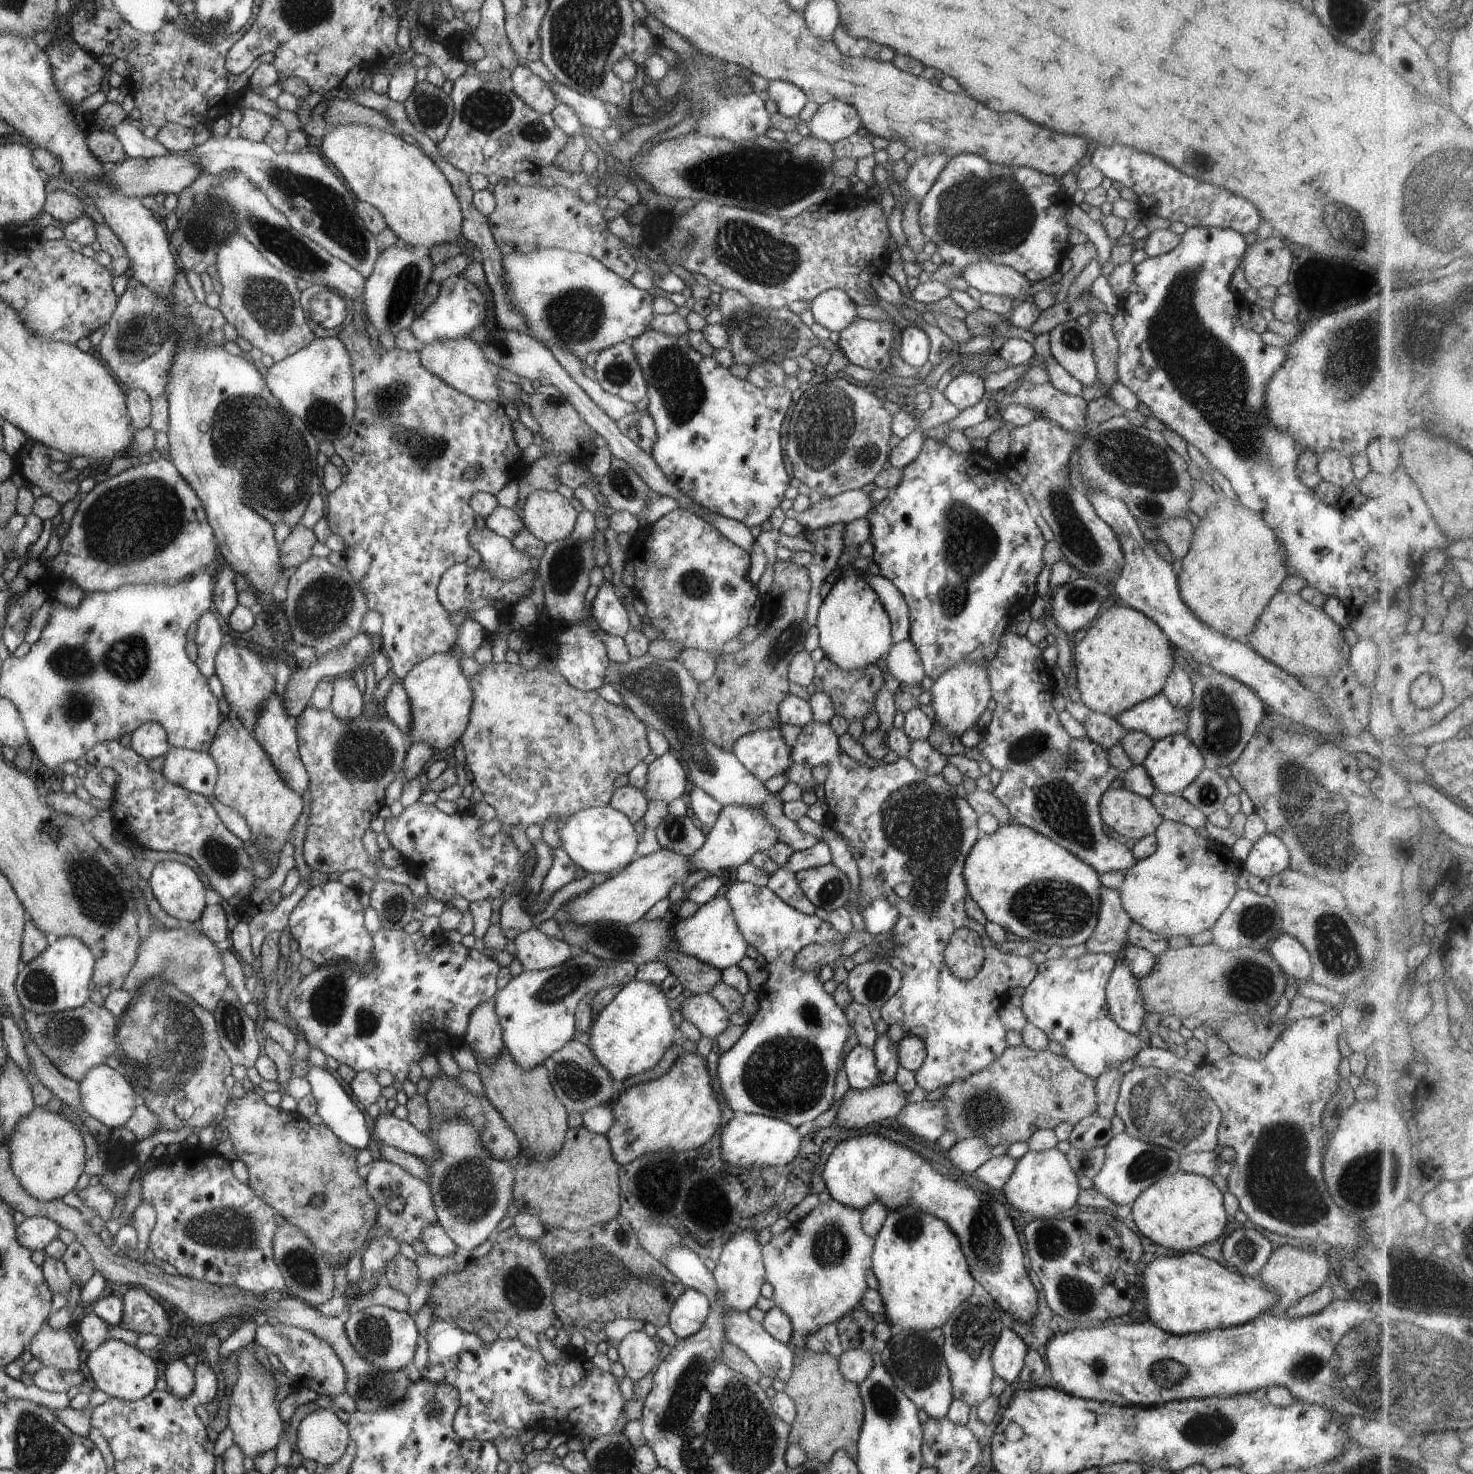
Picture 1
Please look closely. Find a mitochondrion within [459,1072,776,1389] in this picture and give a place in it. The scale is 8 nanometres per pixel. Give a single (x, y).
(569, 1265)

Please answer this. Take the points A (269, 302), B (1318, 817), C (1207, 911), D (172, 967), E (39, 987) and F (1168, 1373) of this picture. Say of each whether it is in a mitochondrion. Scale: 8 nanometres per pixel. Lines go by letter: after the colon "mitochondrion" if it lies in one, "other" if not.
A: mitochondrion
B: mitochondrion
C: other
D: mitochondrion
E: mitochondrion
F: mitochondrion

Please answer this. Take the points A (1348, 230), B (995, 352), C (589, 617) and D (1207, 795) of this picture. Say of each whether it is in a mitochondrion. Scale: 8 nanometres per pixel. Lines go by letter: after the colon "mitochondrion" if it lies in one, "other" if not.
A: mitochondrion
B: other
C: other
D: mitochondrion

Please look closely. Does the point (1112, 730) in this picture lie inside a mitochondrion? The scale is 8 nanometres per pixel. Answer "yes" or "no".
no

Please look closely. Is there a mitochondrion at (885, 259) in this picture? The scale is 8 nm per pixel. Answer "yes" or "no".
no

